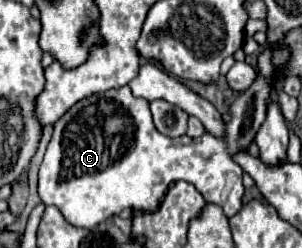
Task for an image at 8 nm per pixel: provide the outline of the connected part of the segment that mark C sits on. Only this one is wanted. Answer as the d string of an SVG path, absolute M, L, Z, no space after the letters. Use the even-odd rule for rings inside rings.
M264 49L264 53L258 57L258 79L244 93L240 93L240 97L230 107L232 119L228 121L226 139L212 137L210 133L204 133L198 139L192 139L188 135L170 139L162 135L152 123L150 103L146 99L134 97L128 85L124 85L122 89L110 89L78 101L54 125L52 139L48 143L38 173L38 195L42 203L58 207L70 225L94 229L100 223L104 223L108 217L118 215L122 209L132 209L134 213L156 211L170 183L188 181L202 193L206 201L220 205L226 217L232 217L240 209L242 195L244 195L242 167L232 161L232 153L236 153L238 149L246 149L256 137L256 131L266 117L266 105L270 103L274 91L274 85L270 81L272 73L274 67L270 63L270 53L268 49Z

